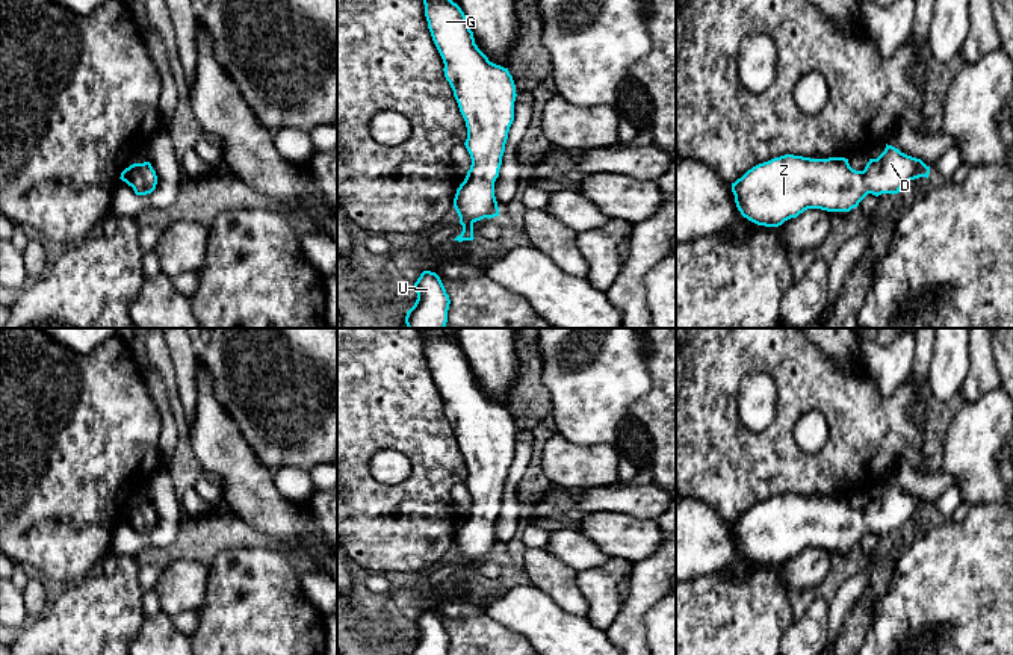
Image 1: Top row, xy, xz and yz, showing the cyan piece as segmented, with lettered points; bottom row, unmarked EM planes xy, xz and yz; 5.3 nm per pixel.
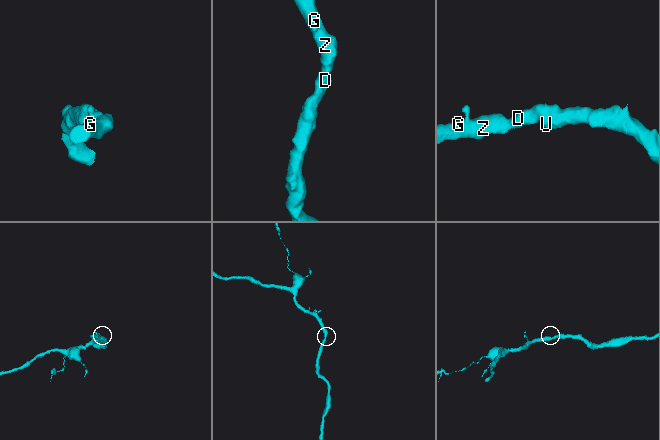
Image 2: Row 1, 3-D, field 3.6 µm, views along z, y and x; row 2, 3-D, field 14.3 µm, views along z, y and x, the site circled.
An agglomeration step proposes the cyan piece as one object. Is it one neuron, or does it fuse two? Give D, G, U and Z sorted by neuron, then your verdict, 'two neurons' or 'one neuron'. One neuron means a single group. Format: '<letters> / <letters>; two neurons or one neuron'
D G U Z; one neuron

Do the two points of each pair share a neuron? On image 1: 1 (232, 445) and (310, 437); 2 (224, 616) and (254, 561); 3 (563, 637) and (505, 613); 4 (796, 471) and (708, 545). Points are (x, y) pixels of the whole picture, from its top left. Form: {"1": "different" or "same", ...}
{"1": "different", "2": "same", "3": "same", "4": "different"}

